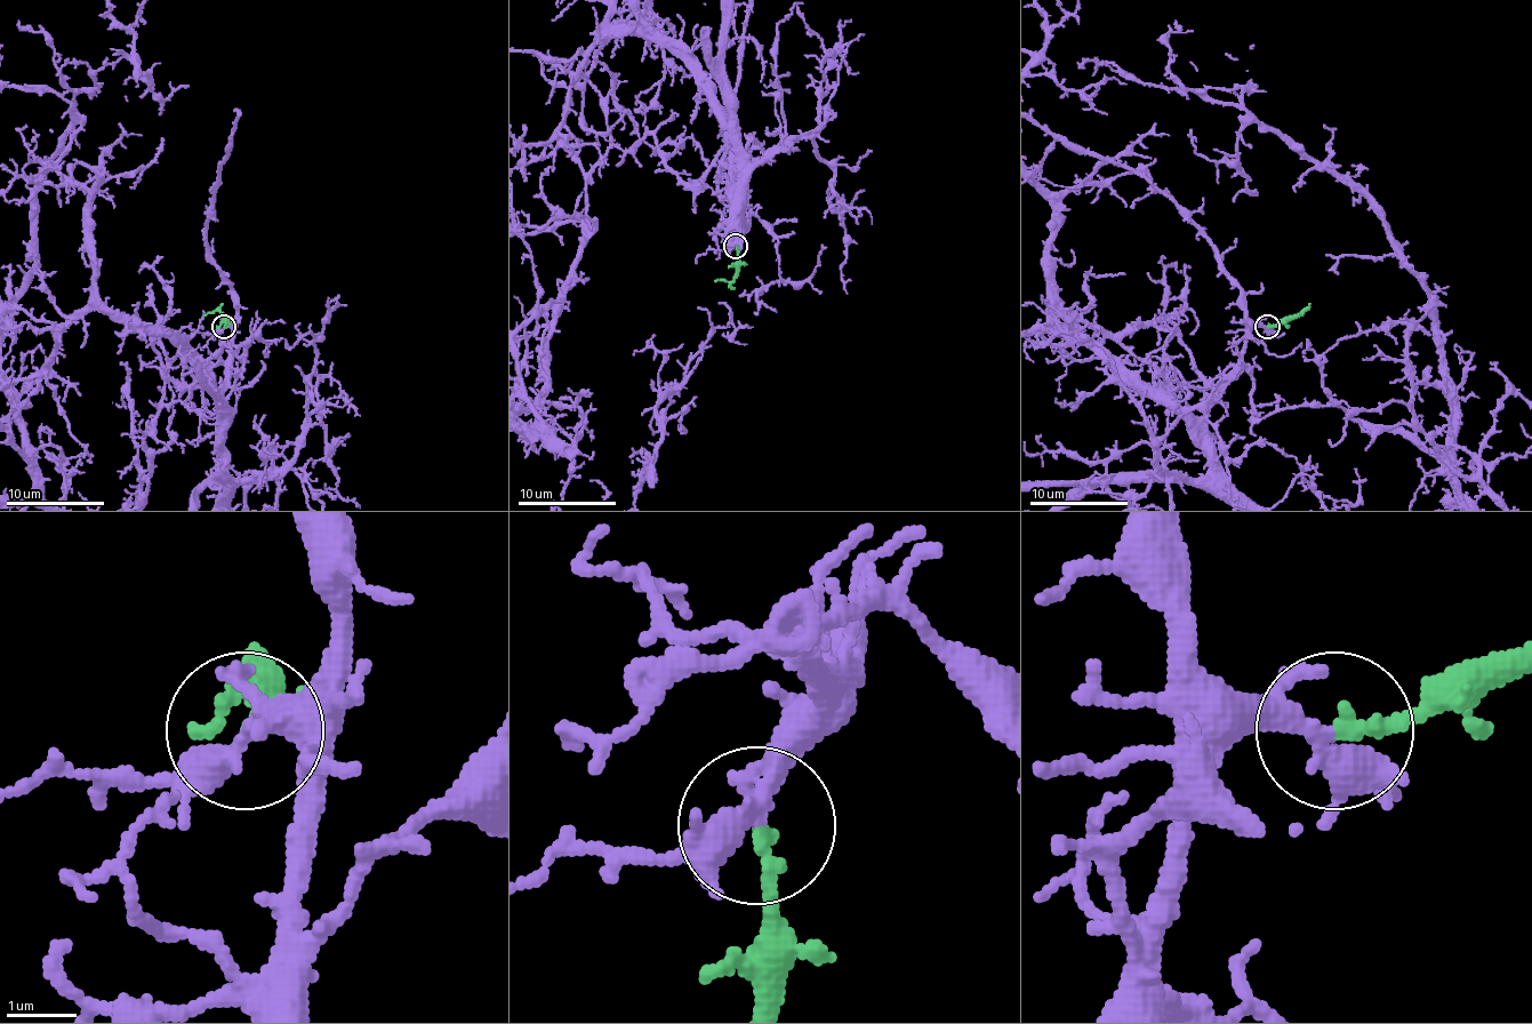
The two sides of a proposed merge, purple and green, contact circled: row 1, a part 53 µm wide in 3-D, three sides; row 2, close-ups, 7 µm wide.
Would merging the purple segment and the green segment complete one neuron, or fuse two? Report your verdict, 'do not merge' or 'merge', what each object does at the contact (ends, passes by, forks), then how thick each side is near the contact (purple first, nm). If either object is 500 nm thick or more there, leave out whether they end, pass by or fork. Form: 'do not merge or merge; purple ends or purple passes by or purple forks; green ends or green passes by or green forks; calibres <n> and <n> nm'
merge; purple forks; green ends; calibres 240 and 220 nm

